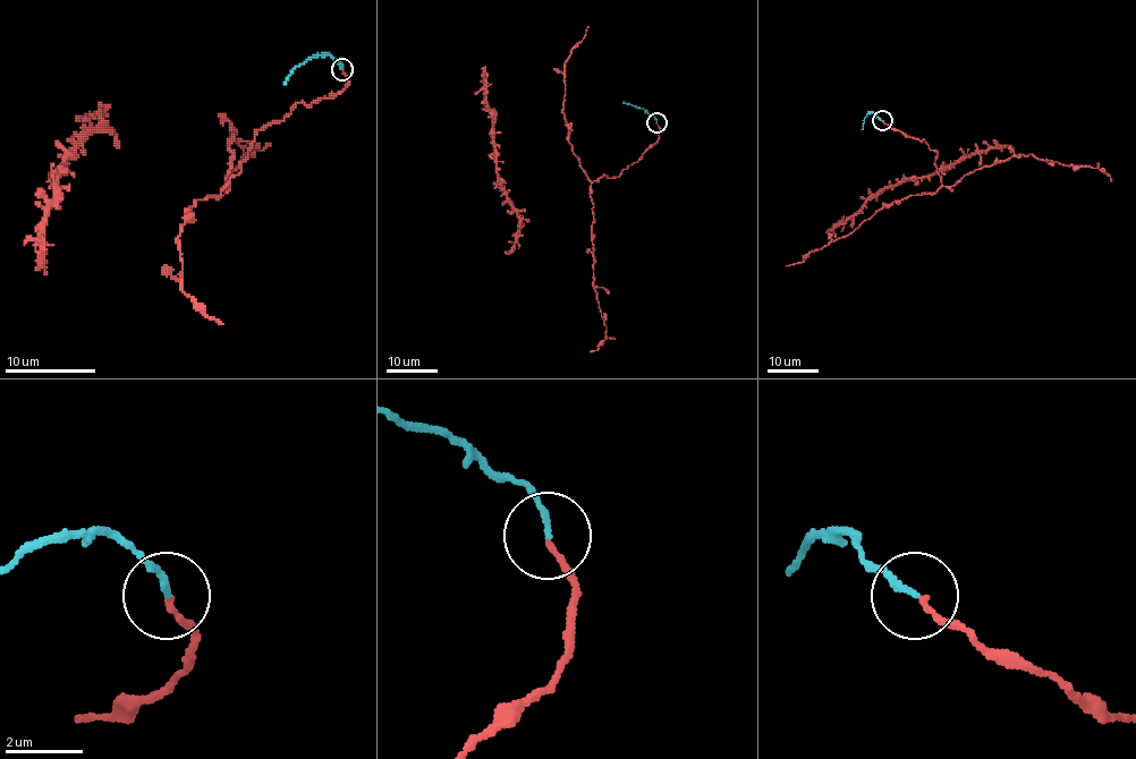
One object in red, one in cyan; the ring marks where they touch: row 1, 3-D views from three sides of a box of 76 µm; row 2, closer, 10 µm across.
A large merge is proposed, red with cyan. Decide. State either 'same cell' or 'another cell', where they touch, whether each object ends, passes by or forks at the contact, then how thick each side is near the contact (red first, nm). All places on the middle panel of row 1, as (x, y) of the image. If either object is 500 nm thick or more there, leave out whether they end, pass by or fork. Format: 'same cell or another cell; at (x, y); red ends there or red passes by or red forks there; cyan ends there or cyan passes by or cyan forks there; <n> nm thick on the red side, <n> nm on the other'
same cell; at (656, 122); red ends there; cyan ends there; 130 nm thick on the red side, 150 nm on the other

